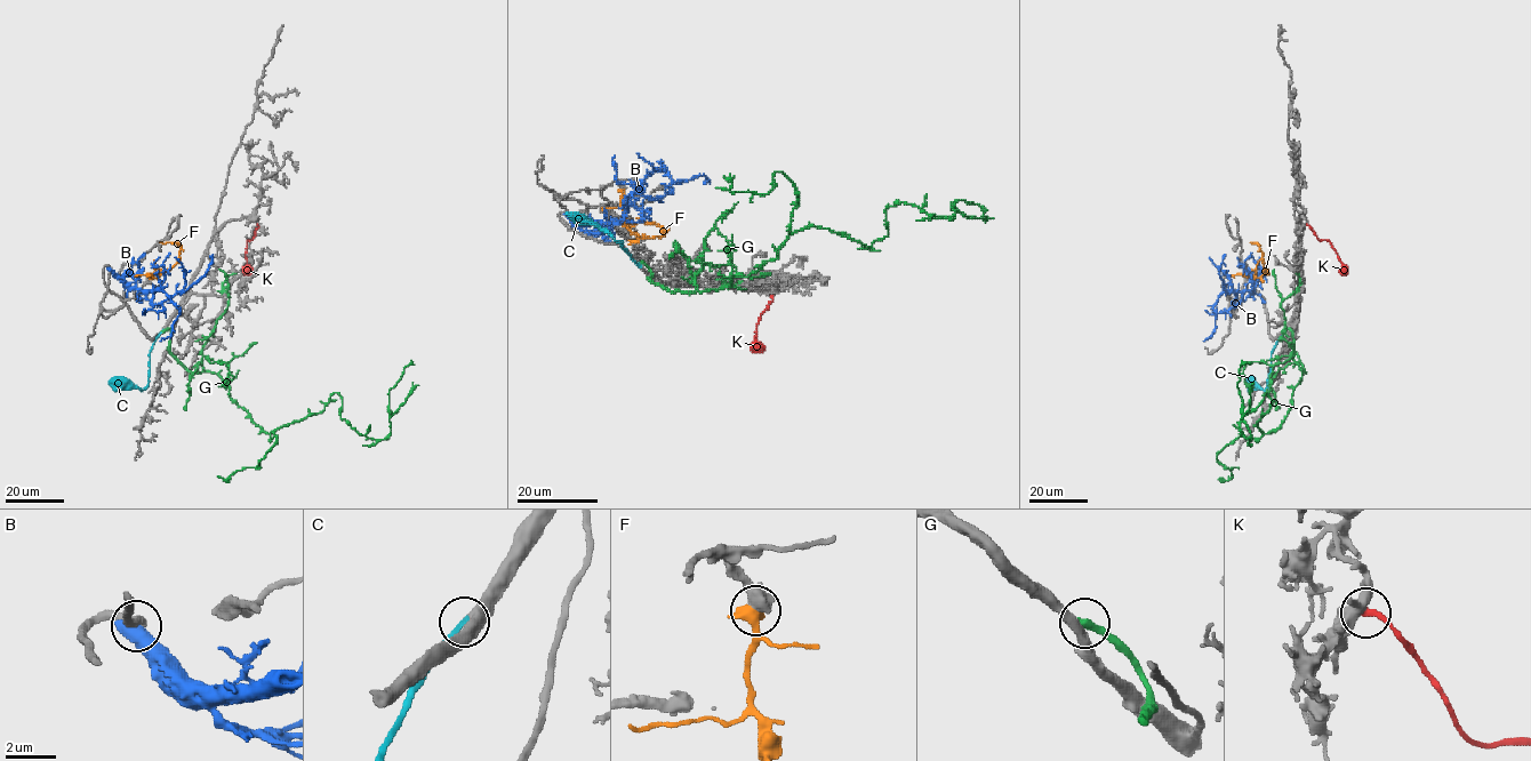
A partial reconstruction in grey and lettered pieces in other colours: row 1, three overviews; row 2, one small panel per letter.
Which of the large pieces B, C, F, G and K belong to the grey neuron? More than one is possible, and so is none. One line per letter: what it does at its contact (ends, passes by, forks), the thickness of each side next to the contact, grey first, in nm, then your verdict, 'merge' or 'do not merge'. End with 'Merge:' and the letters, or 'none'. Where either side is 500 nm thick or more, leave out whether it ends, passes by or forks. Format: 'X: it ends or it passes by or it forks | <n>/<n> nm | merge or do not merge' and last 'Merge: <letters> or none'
B: 320/750 nm | do not merge
C: it ends | 400/200 nm | merge
F: 700/600 nm | do not merge
G: it ends | 460/420 nm | do not merge
K: it ends | 440/260 nm | do not merge
Merge: C

